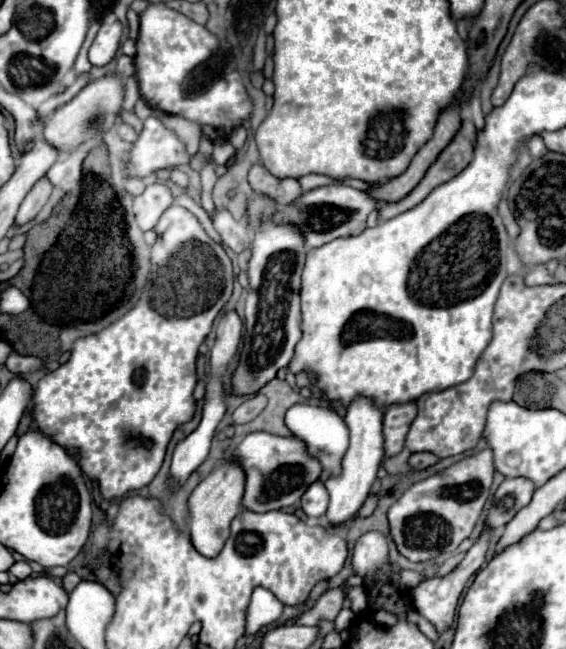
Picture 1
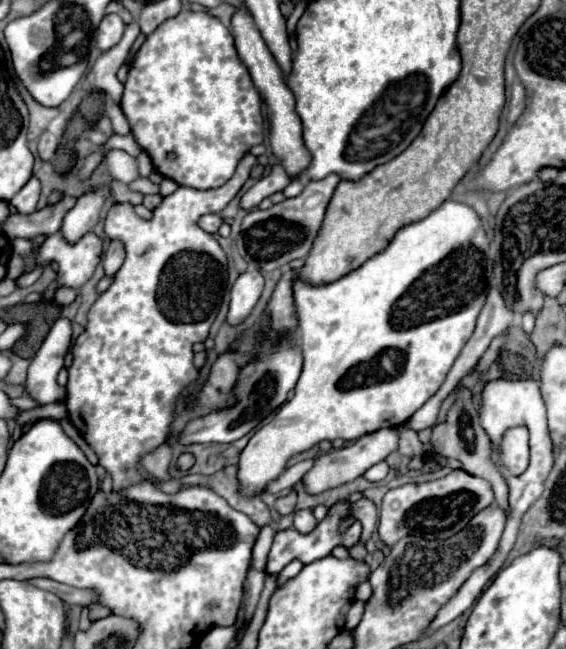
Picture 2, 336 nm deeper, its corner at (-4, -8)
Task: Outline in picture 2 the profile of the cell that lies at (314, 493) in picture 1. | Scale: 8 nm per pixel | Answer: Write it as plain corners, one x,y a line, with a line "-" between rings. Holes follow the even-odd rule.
298,510
298,512
294,514
294,528
296,528
298,532
302,532
302,534
312,532
312,530
316,528
316,524
318,524
318,522
316,522
312,510

